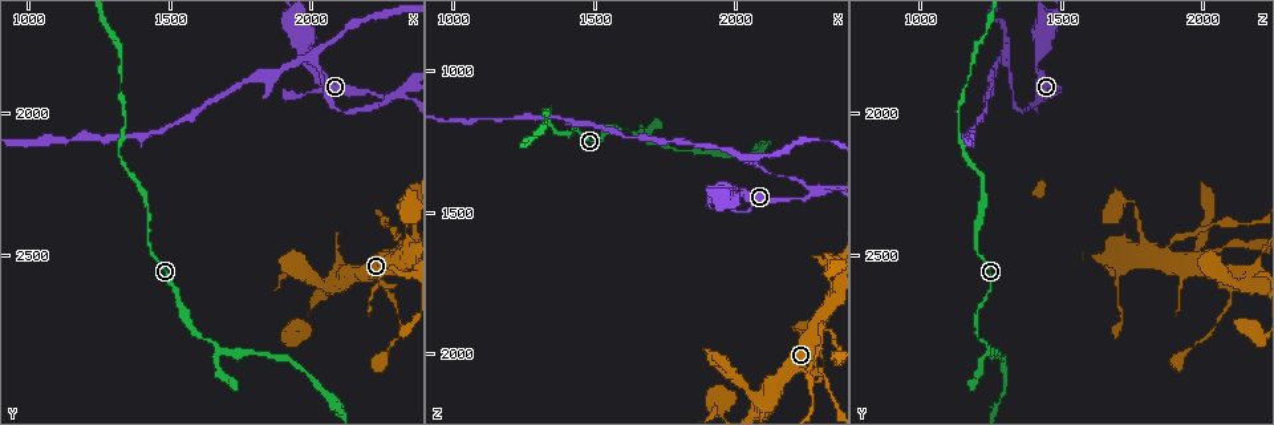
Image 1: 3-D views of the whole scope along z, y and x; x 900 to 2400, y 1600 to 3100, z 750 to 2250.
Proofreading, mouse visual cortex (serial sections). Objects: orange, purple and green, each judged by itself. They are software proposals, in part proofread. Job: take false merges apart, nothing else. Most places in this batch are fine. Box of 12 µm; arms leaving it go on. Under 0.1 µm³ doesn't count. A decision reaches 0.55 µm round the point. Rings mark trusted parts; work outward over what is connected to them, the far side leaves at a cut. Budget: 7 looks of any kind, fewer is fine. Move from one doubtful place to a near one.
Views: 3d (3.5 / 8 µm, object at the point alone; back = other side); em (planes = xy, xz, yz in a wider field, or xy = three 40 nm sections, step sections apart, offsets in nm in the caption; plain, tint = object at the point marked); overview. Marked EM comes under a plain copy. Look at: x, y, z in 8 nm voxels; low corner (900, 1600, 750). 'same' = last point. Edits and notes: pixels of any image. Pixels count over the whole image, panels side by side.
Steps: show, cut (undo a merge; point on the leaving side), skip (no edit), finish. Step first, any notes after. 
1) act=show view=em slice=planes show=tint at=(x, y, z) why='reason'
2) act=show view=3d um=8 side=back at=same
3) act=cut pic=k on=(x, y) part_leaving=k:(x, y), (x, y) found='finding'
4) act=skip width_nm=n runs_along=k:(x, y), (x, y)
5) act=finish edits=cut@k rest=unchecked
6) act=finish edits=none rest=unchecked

act=show view=3d um=3.5 at=(1720, 2850, 1270) why='thin neck'

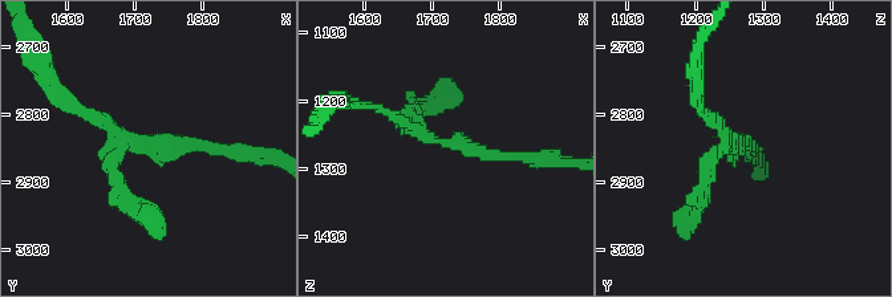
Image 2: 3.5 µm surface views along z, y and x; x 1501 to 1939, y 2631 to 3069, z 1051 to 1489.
act=show view=em slice=xy step=3 show=tint at=(1725, 2835, 1260)

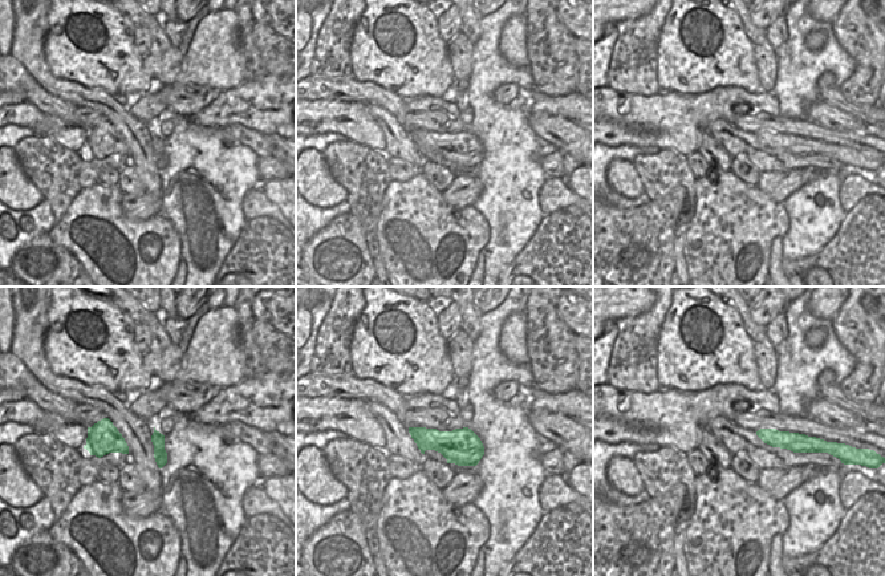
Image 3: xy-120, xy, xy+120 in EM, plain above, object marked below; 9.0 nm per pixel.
act=show view=em slice=xy step=5 show=tint at=same

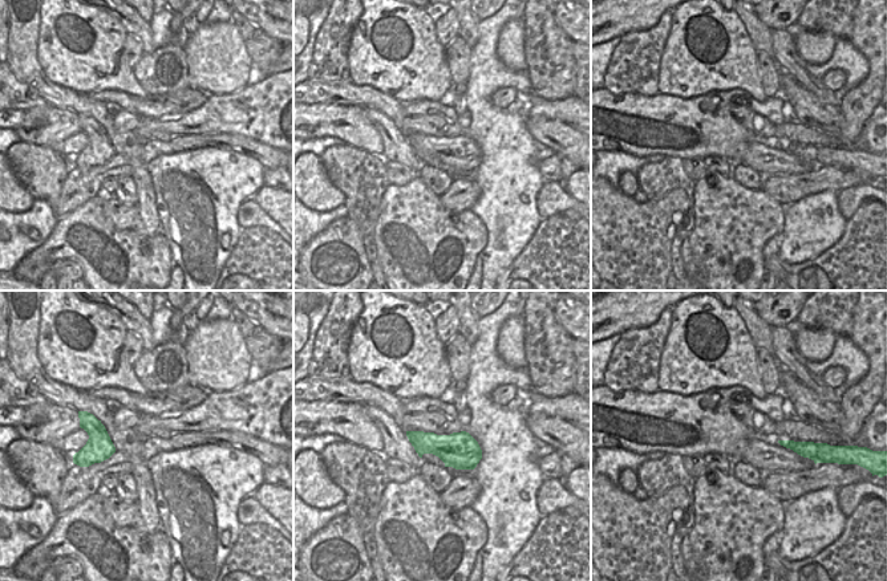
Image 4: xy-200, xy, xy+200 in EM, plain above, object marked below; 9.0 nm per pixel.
act=skip width_nm=340 runs_along=2:(380, 109), (445, 143), (535, 159) found='continuous, no second cell'

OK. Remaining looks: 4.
act=show view=3d um=3.5 at=(2300, 2450, 1890) why='sharp bend'

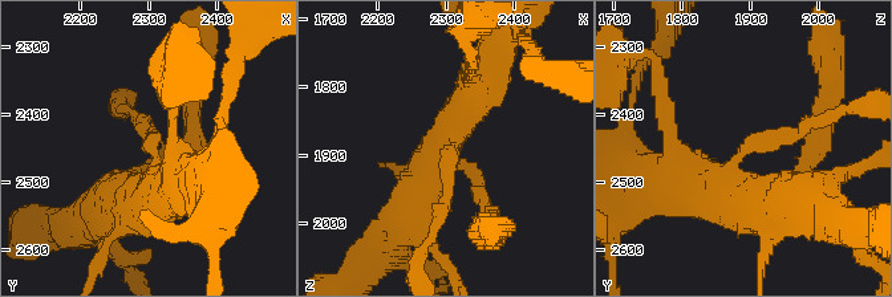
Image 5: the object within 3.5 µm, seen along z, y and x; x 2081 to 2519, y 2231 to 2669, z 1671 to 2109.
act=show view=em slice=xy step=2 show=tint at=(2305, 2450, 1890) why='need the tissue'

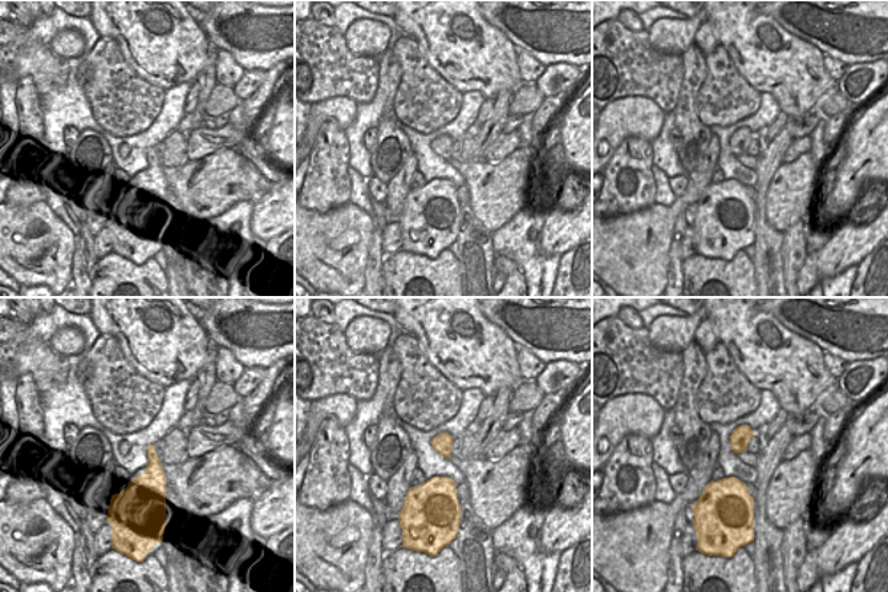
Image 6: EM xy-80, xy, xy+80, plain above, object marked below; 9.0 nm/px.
act=skip arm_widths_nm=150,500 runs_along=5:(765, 200), (734, 200), (734, 163), (819, 123) found='continuous, no second cell'

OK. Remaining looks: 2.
act=show view=3d um=8 at=(2260, 1950, 1430) why='sharp bend'

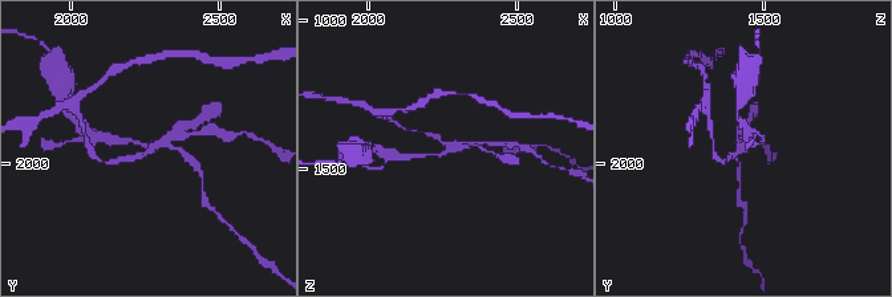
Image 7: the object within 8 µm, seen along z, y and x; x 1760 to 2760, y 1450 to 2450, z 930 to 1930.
act=show view=3d um=3.5 at=(2270, 1940, 1430) why='zoom in'

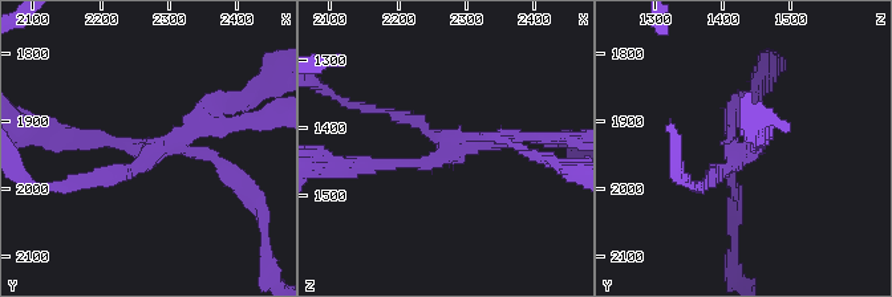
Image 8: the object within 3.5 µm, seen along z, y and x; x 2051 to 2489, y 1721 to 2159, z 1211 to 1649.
act=cut pic=8 on=(209, 109) arm_widths_nm=150,150,150,200 part_leaving=8:(149, 155), (64, 188), (35, 184) found='a second cell is stuck on'

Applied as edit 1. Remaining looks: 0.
act=finish edits=cut@8 rest=unchecked

